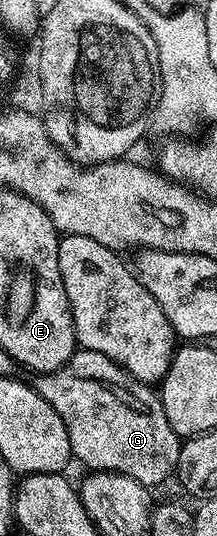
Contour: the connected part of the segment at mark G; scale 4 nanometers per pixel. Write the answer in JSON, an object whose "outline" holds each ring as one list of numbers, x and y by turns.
{"outline":[[75,349,74,355,64,365,46,374,38,374,32,385,37,394,44,396,44,400,56,408,56,416,64,420,71,455,90,466,86,468,91,471,111,470,132,476,132,480,151,488,157,488,169,474,171,477,177,471,182,442,172,424,168,424,168,416,164,416,159,391,153,385,136,380,108,356,91,350]]}

